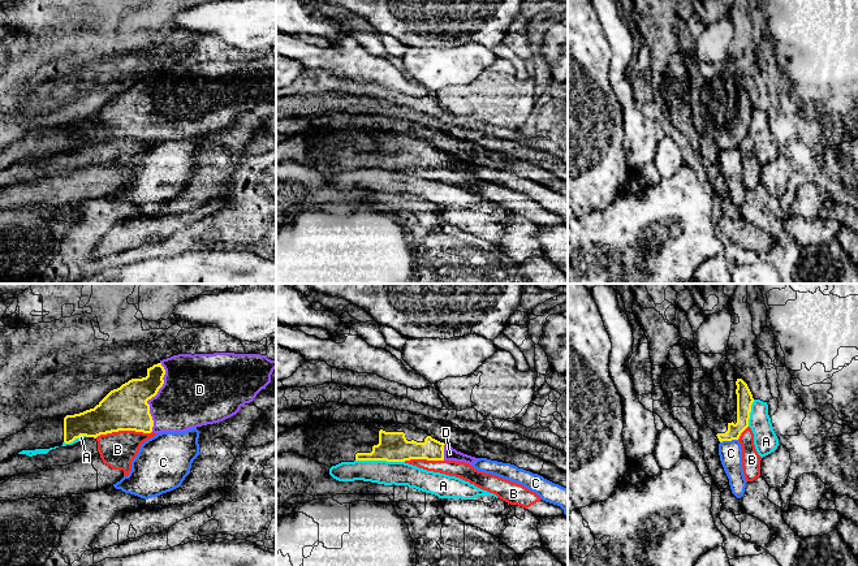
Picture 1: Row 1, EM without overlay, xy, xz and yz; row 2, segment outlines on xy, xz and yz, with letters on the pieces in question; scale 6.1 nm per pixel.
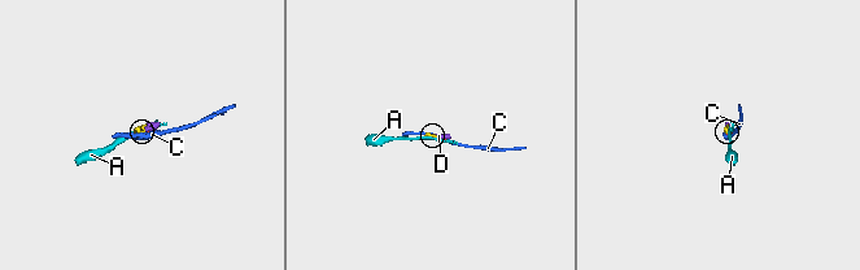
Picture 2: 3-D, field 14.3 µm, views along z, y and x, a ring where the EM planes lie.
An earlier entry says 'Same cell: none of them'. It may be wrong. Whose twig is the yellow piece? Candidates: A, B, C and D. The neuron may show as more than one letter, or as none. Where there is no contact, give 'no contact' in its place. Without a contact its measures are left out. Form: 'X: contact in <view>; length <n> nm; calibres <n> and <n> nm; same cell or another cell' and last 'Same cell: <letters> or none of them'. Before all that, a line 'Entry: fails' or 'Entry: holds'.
Entry: fails
A: contact in xz; length 300 nm; calibres 190 and 140 nm; another cell
B: contact in xy; length 360 nm; calibres 280 and 220 nm; another cell
C: contact in yz; length 110 nm; calibres 100 and 140 nm; another cell
D: contact in xy; length 440 nm; calibres 280 and 400 nm; same cell
Same cell: D

